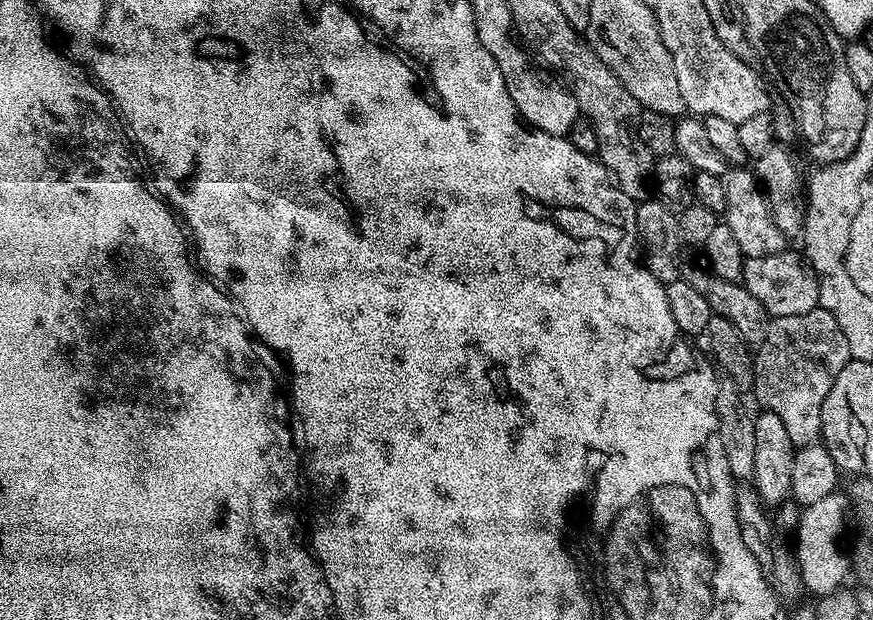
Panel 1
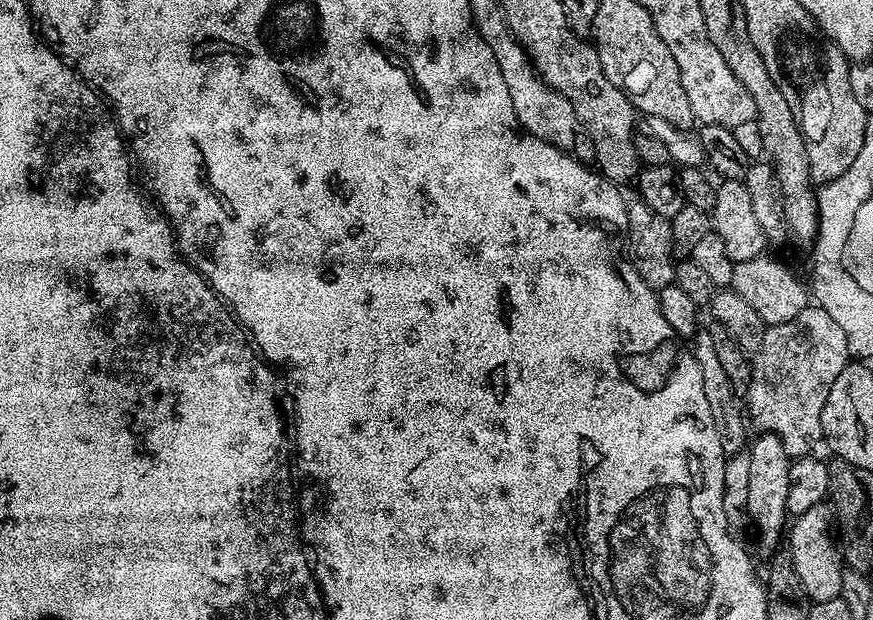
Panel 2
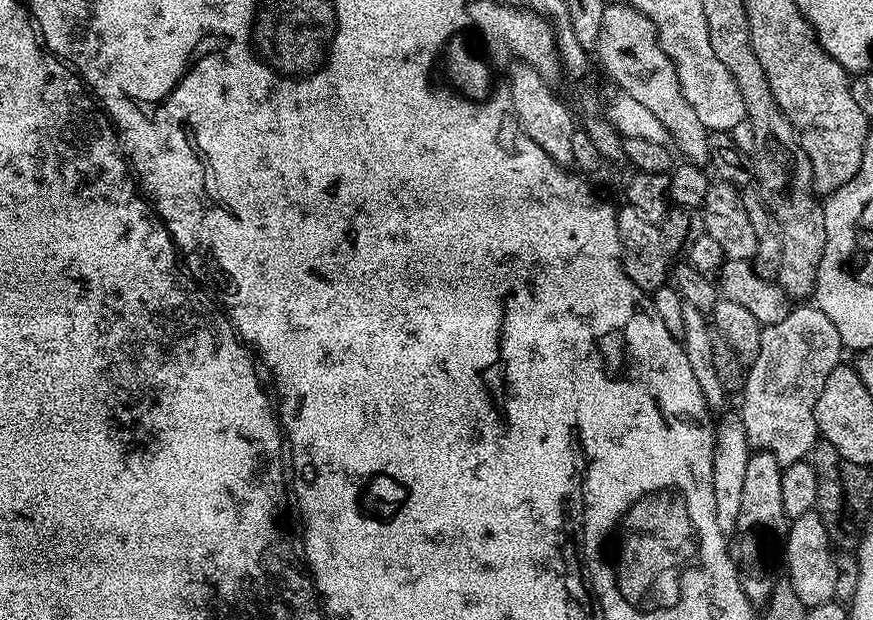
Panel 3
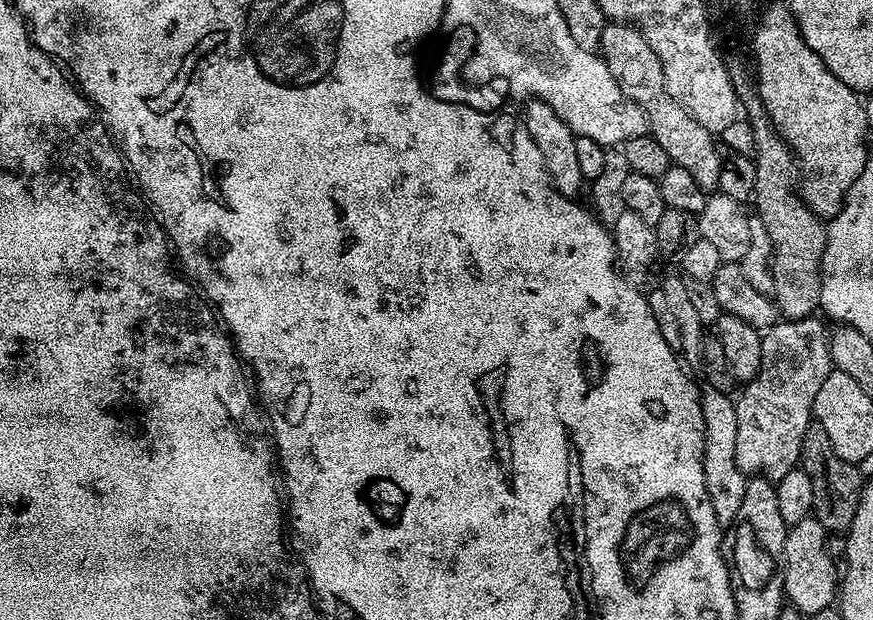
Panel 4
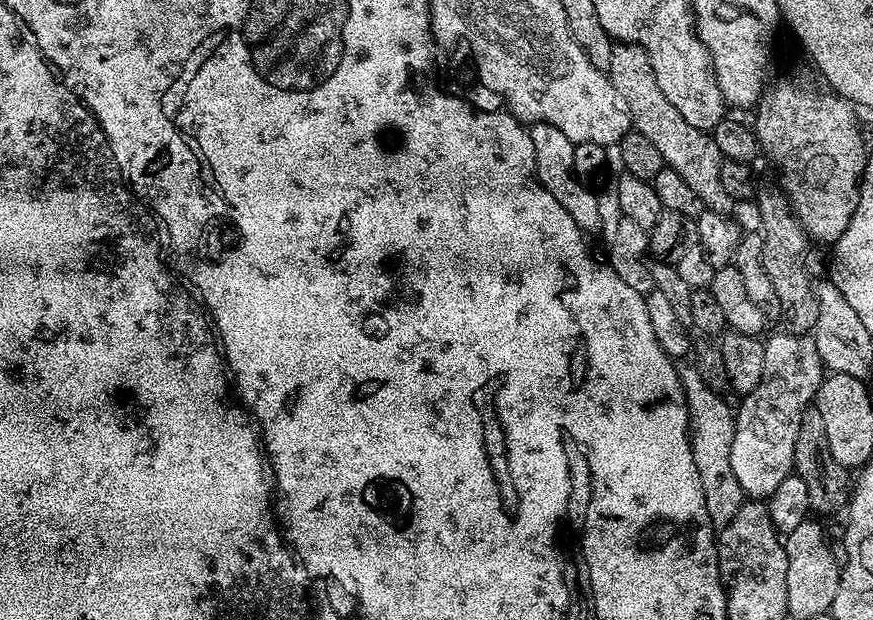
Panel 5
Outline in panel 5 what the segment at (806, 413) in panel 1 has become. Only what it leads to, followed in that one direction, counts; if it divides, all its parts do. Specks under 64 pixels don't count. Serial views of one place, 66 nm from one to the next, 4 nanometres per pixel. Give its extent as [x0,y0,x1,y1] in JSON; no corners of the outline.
[730,330,826,501]

